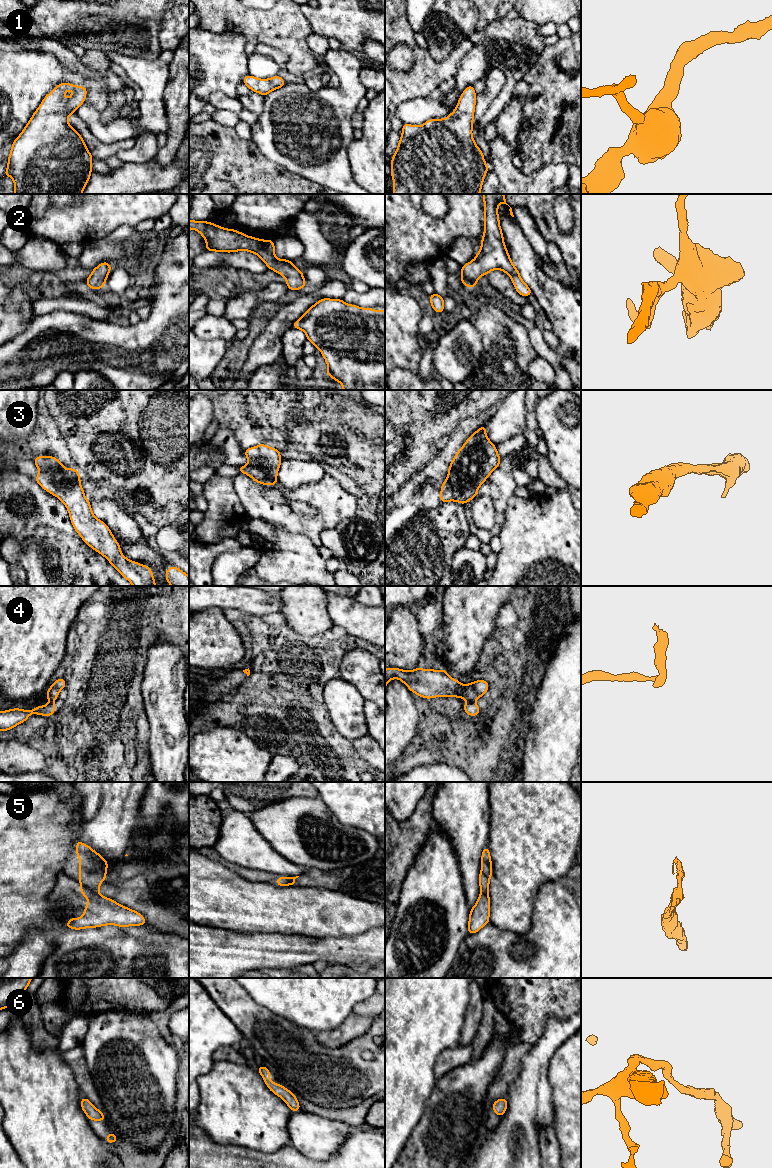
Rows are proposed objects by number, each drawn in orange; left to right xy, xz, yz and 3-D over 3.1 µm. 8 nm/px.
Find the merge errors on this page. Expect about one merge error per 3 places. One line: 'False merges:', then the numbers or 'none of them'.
False merges: 4, 5

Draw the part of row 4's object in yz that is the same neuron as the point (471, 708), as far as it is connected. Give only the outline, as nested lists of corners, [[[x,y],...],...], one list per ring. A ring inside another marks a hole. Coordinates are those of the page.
[[[467,700],[467,702],[464,704],[464,711],[466,714],[470,716],[477,716],[480,713],[480,709],[478,705],[476,704],[475,700]]]

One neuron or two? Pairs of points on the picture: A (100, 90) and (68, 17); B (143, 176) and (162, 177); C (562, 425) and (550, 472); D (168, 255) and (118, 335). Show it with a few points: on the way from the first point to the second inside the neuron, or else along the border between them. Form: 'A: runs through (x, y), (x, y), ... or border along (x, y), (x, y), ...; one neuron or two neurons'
A: border along (86, 49), (98, 49), (109, 56); two neurons
B: runs through (148, 177), (157, 177); one neuron
C: border along (546, 457), (566, 484); two neurons
D: runs through (168, 280), (168, 306), (143, 331); one neuron

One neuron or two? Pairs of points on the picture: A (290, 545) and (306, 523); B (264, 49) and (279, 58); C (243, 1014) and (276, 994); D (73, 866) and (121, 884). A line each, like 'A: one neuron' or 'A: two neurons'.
A: two neurons
B: one neuron
C: two neurons
D: one neuron

